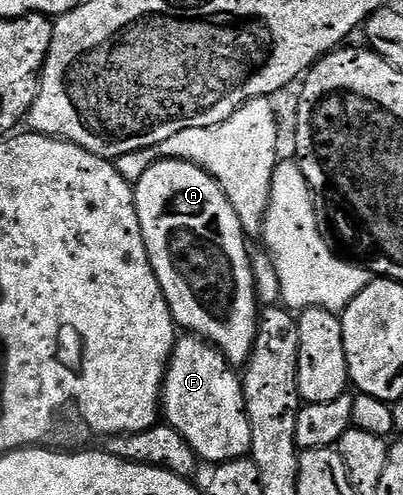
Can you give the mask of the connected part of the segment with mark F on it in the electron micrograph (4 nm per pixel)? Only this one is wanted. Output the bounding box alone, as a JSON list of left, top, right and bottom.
[161,336,252,464]

